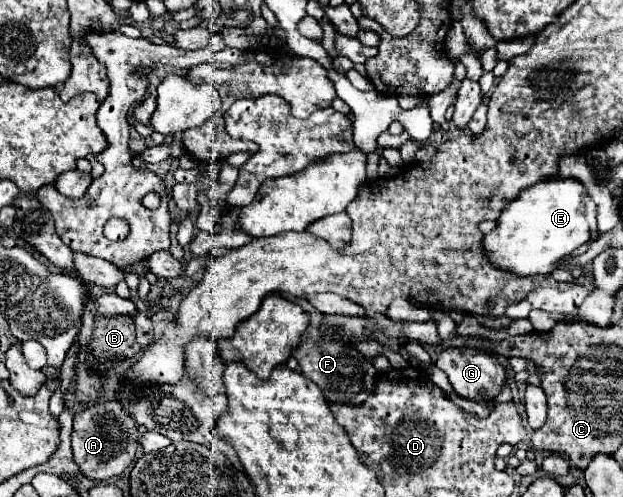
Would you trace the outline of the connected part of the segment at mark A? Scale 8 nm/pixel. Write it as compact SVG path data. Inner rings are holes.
M105 400L95 406L85 408L73 418L73 460L79 466L79 472L89 480L109 480L121 476L125 468L131 466L139 448L139 426L127 416L119 402Z

